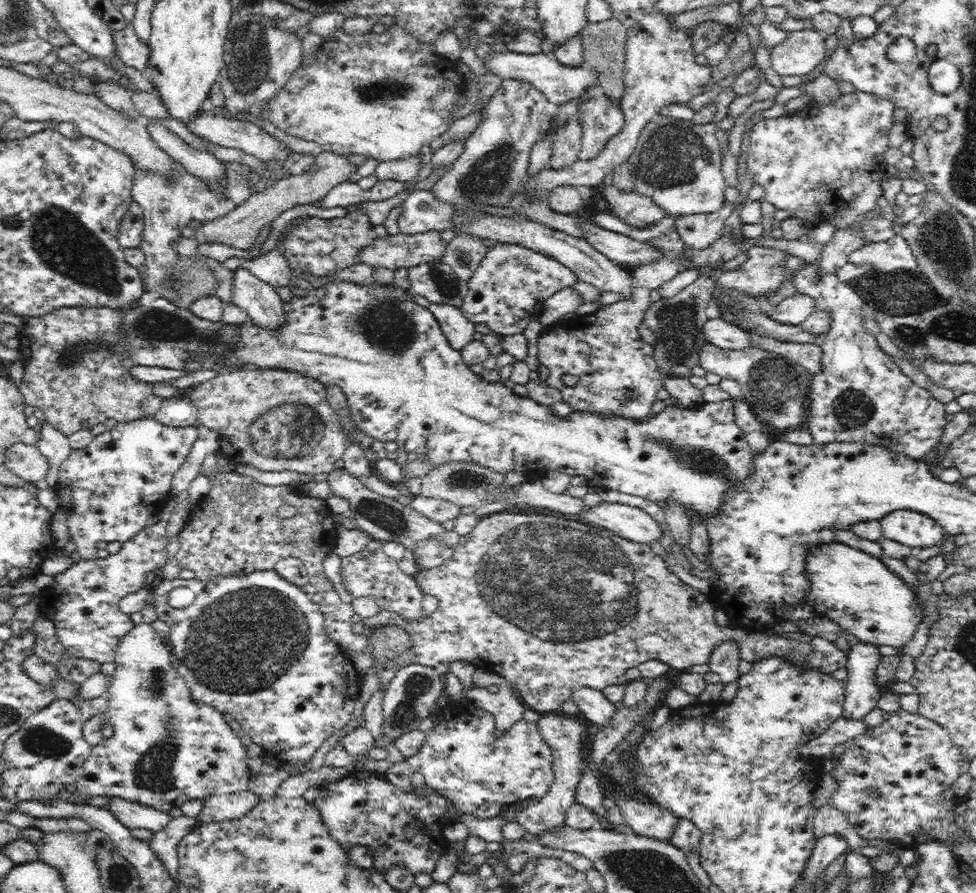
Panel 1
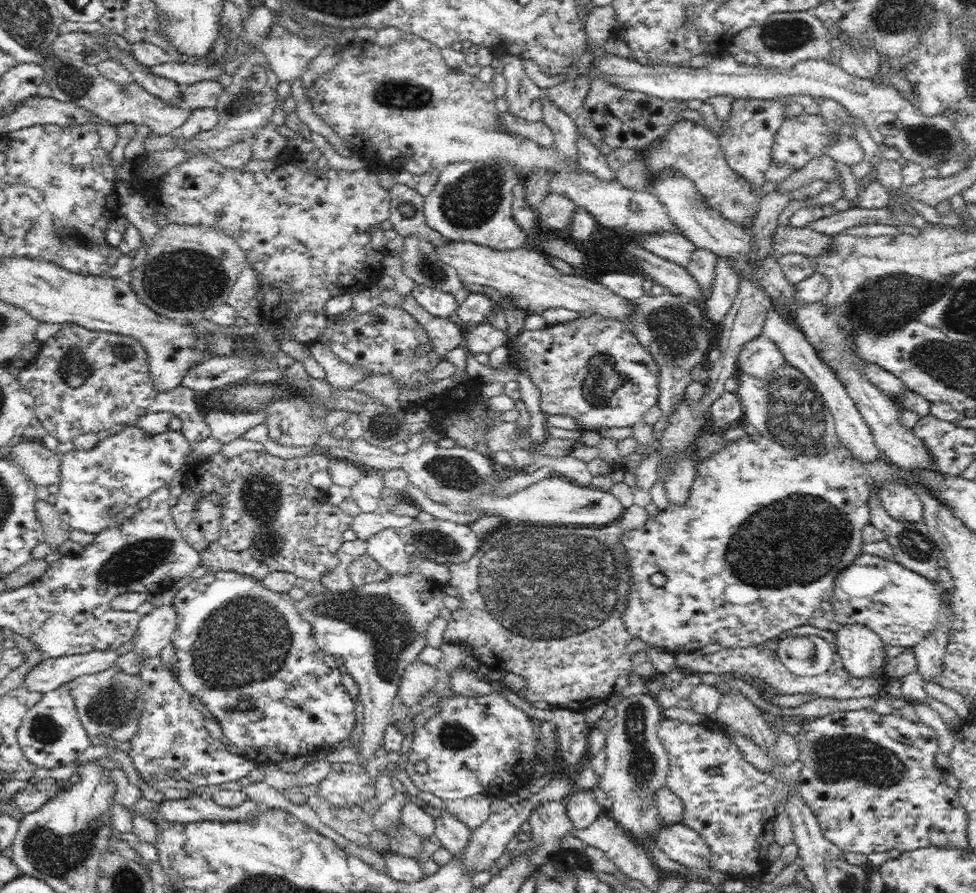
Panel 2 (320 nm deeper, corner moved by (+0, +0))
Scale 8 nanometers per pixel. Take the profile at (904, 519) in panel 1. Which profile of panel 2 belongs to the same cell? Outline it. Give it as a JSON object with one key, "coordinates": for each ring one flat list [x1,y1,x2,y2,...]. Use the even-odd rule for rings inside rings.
{"coordinates":[[890,481,879,490,882,506,888,515,910,523,923,520,923,504,912,487,900,481]]}

